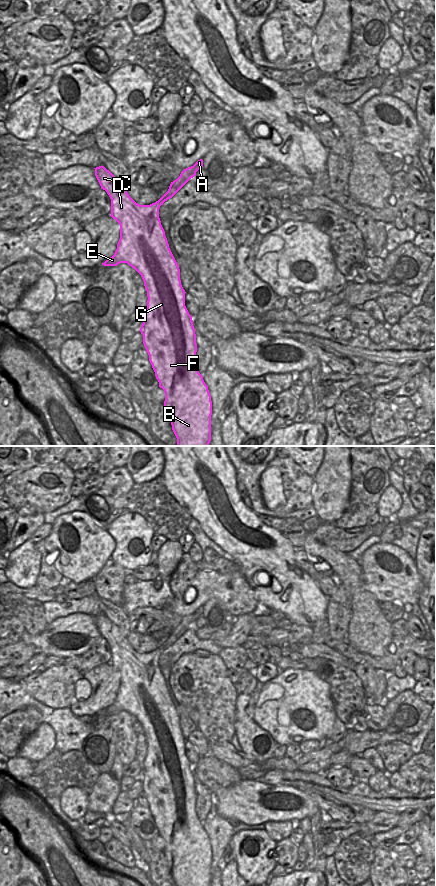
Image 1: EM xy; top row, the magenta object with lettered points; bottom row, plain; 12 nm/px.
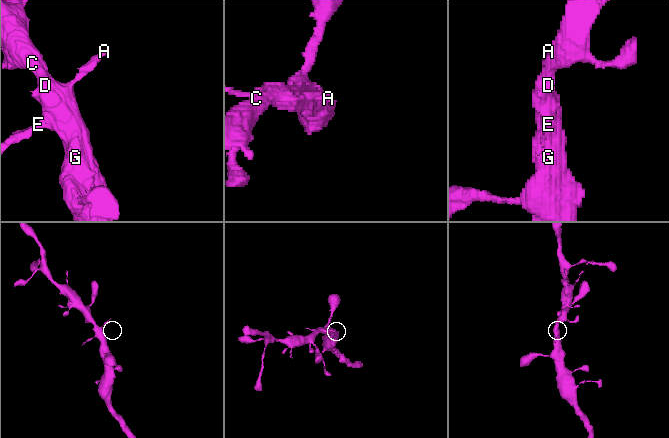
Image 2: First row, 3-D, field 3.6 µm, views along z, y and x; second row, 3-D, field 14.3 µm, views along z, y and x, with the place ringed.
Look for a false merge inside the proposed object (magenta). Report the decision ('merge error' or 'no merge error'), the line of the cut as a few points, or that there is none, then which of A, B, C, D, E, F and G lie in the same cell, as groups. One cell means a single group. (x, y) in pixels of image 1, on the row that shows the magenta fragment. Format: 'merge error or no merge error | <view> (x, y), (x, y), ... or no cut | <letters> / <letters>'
no merge error | no cut | A B C D E F G

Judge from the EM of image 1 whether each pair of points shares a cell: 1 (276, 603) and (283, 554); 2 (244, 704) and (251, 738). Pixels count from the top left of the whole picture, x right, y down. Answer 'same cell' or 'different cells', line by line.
1: same cell
2: same cell

